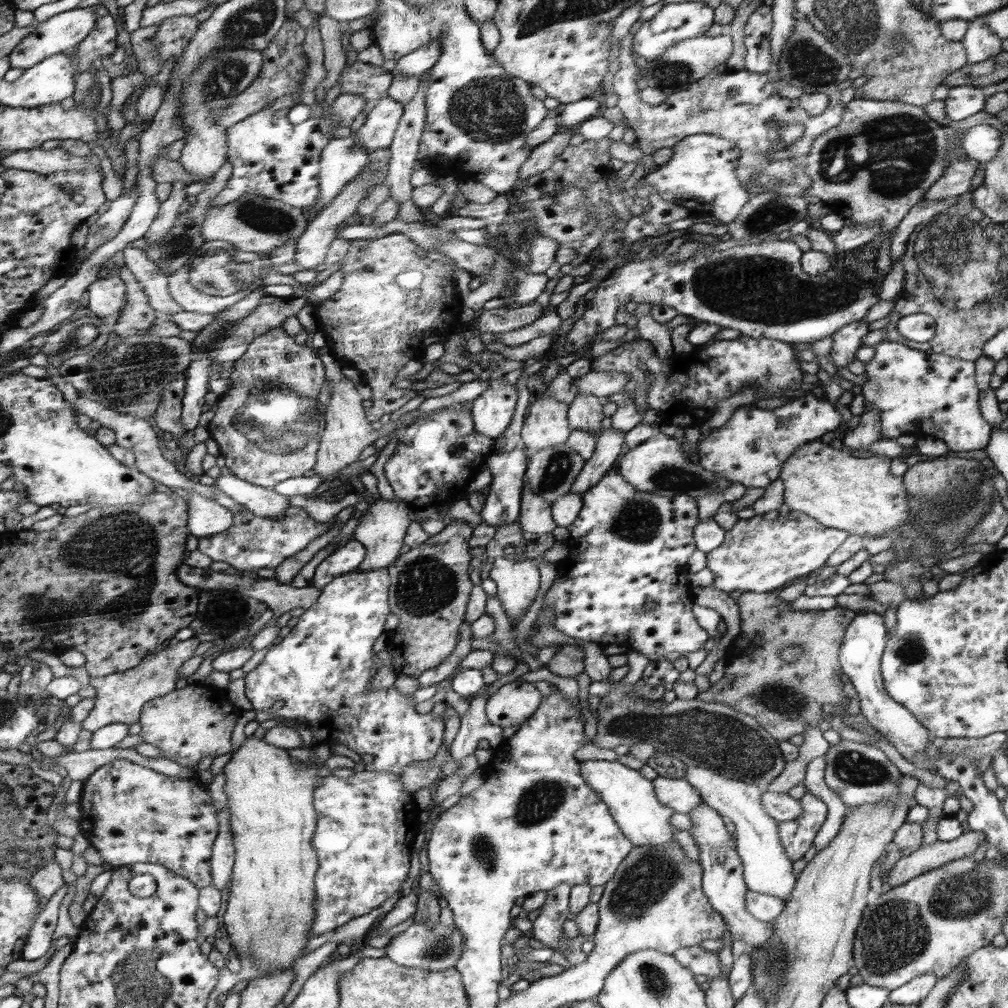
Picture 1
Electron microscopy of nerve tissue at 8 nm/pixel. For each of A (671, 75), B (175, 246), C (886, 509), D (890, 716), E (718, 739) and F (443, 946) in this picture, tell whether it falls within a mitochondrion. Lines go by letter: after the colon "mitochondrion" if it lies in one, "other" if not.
A: mitochondrion
B: mitochondrion
C: other
D: other
E: mitochondrion
F: mitochondrion

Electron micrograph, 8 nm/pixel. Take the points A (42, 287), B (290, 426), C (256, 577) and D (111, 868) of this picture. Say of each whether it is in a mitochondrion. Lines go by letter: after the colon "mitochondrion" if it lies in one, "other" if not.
A: other
B: mitochondrion
C: other
D: other

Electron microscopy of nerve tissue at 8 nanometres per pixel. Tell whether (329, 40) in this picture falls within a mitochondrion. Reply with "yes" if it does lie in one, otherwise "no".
no

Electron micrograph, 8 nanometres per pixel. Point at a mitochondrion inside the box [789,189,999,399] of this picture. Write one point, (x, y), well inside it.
(957, 233)

